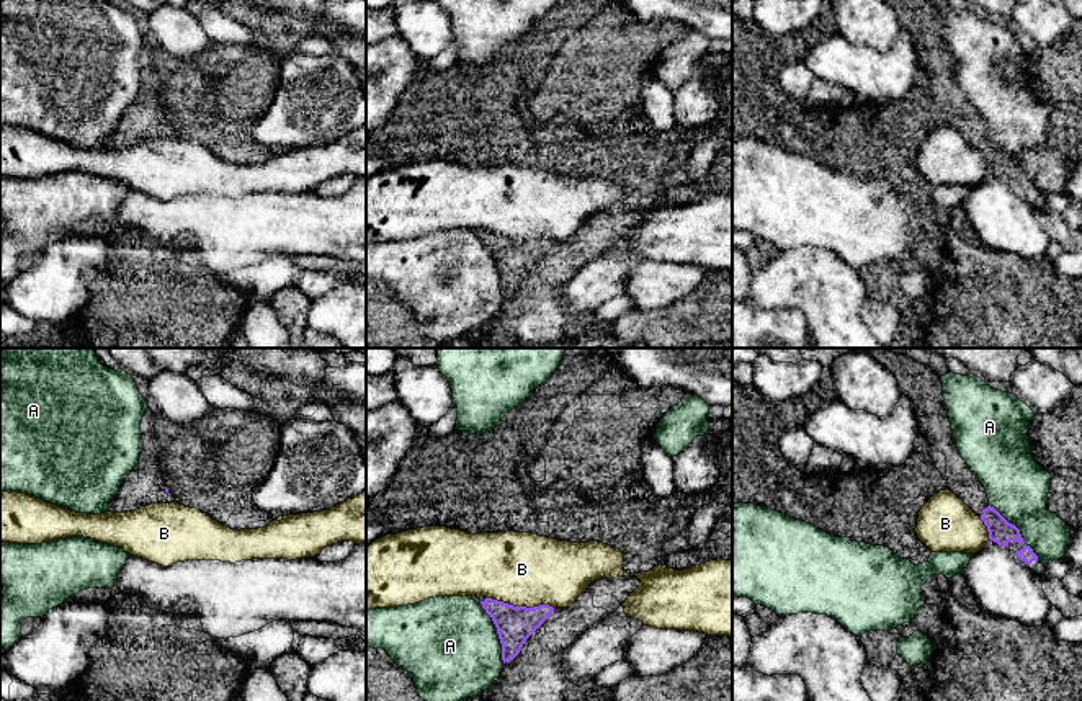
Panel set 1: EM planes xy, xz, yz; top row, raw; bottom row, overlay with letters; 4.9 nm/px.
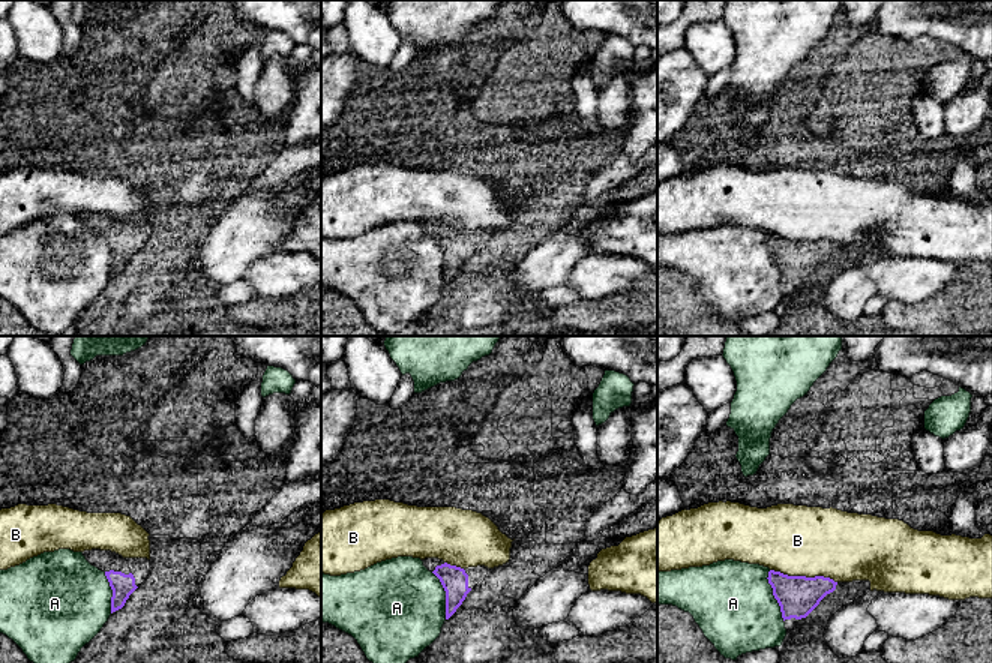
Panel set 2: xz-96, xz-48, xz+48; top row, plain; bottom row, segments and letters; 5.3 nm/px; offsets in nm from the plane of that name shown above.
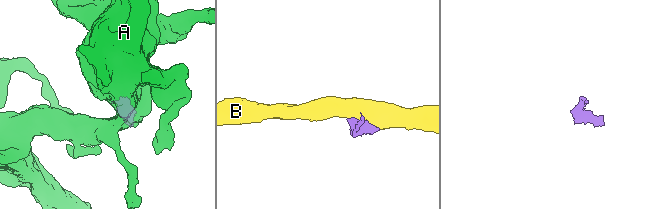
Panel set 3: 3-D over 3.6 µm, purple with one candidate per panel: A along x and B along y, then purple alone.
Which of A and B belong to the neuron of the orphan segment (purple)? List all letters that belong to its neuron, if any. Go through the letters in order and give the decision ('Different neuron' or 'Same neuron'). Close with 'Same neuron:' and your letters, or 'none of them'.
A: Different neuron
B: Different neuron
Same neuron: none of them

